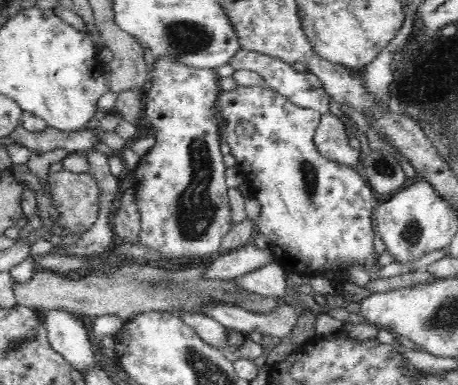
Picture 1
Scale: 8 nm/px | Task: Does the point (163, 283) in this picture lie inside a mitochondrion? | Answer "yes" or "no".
yes

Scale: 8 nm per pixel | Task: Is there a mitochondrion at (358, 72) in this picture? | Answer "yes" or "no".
no

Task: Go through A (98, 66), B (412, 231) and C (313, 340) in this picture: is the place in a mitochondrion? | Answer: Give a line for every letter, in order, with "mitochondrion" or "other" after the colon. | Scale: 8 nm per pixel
A: other
B: mitochondrion
C: other

